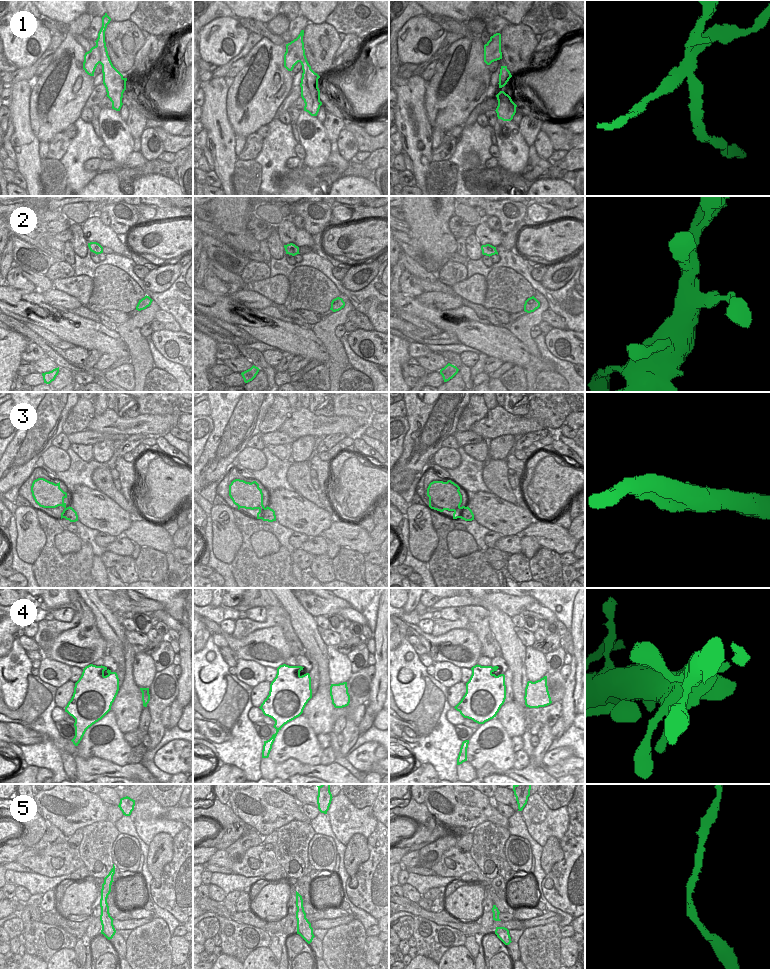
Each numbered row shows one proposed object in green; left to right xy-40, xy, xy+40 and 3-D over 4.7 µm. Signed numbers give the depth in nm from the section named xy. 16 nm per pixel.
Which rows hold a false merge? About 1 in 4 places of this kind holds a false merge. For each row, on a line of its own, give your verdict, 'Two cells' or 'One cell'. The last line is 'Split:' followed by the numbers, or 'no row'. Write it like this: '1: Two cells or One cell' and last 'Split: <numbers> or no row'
1: Two cells
2: One cell
3: One cell
4: One cell
5: One cell
Split: 1.

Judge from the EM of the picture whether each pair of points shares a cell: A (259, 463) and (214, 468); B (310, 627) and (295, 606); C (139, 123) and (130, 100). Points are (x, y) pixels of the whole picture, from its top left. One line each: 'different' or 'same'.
A: different
B: same
C: same

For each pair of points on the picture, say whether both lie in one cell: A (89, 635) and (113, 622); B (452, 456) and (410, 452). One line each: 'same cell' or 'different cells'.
A: different cells
B: different cells

